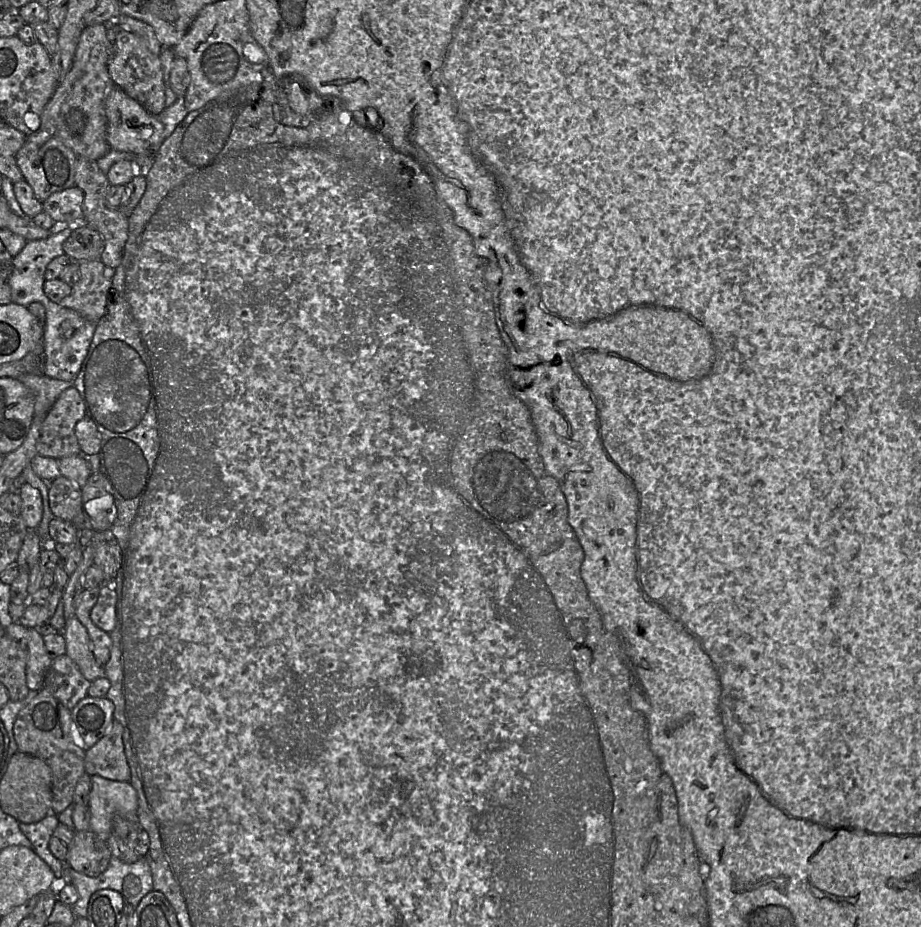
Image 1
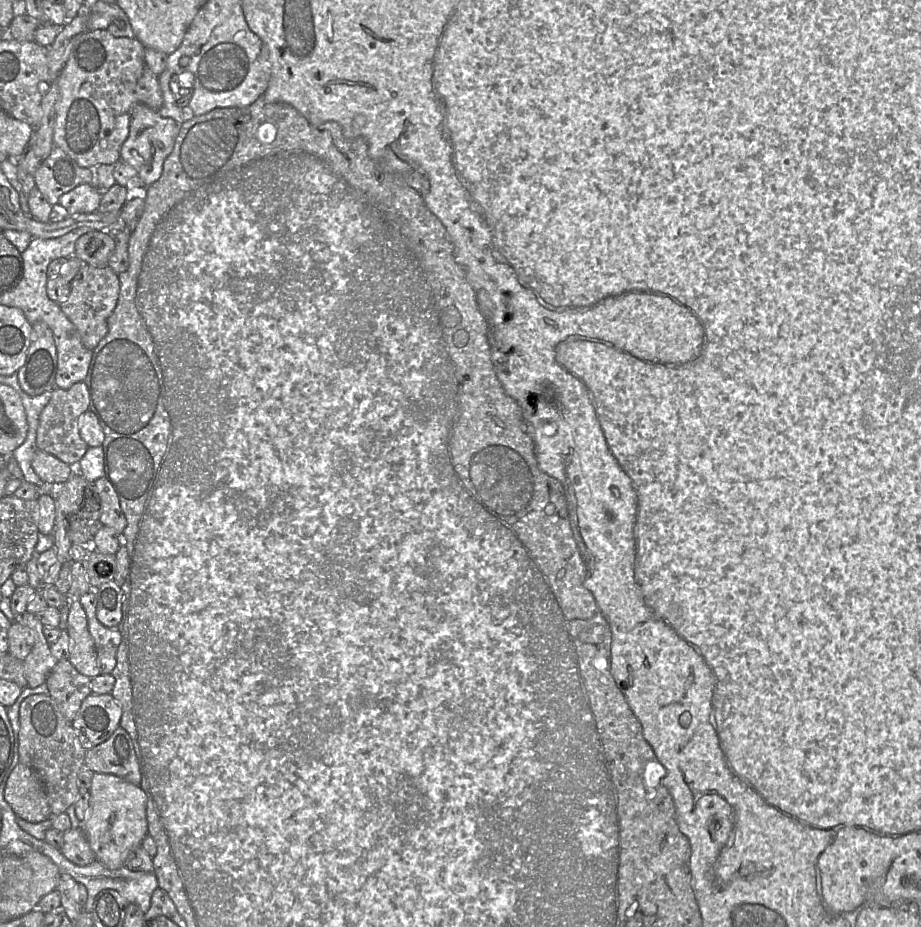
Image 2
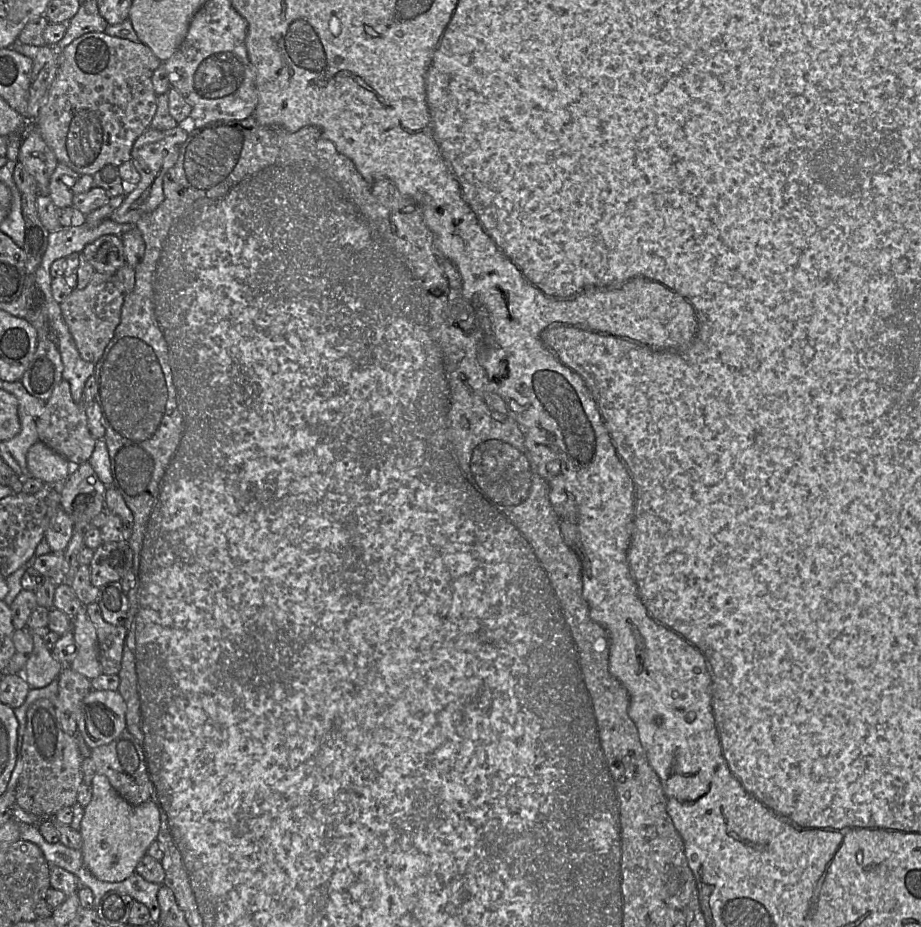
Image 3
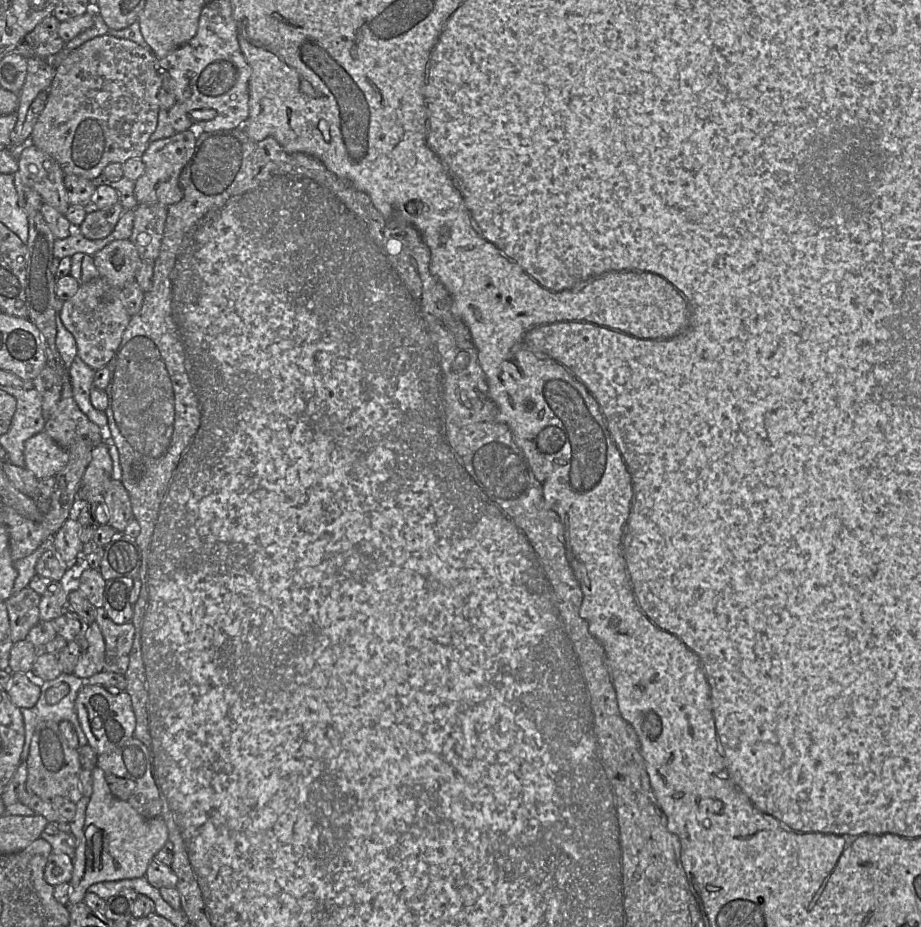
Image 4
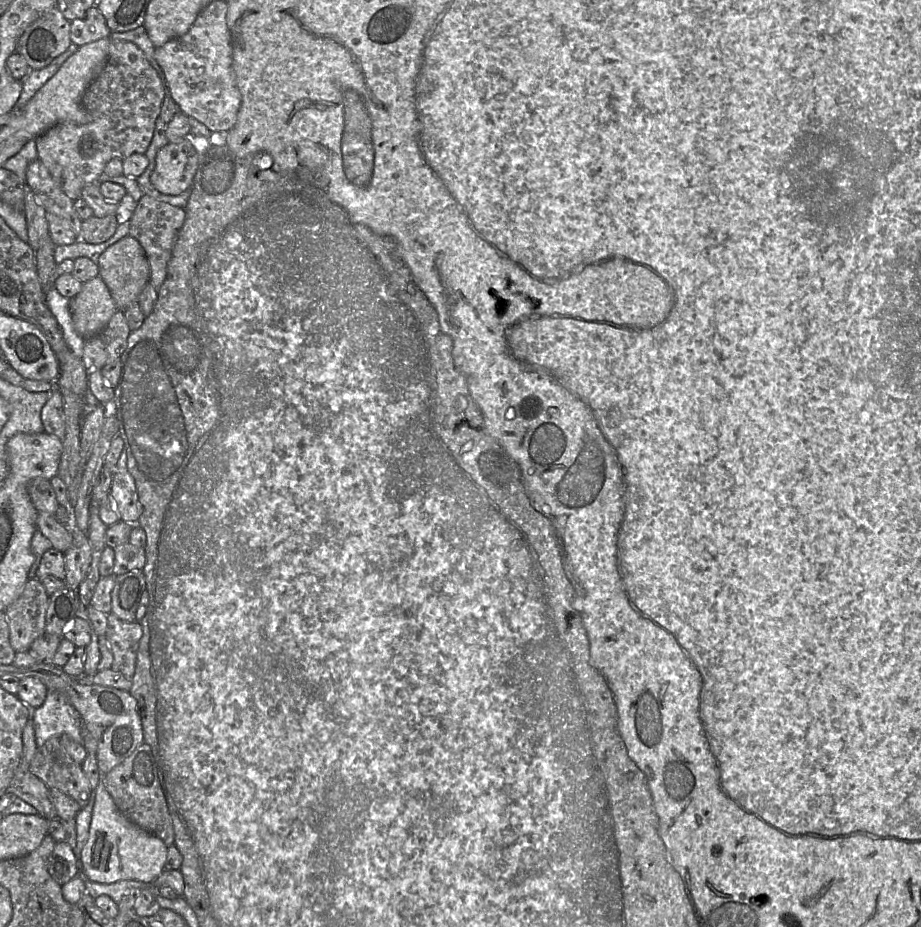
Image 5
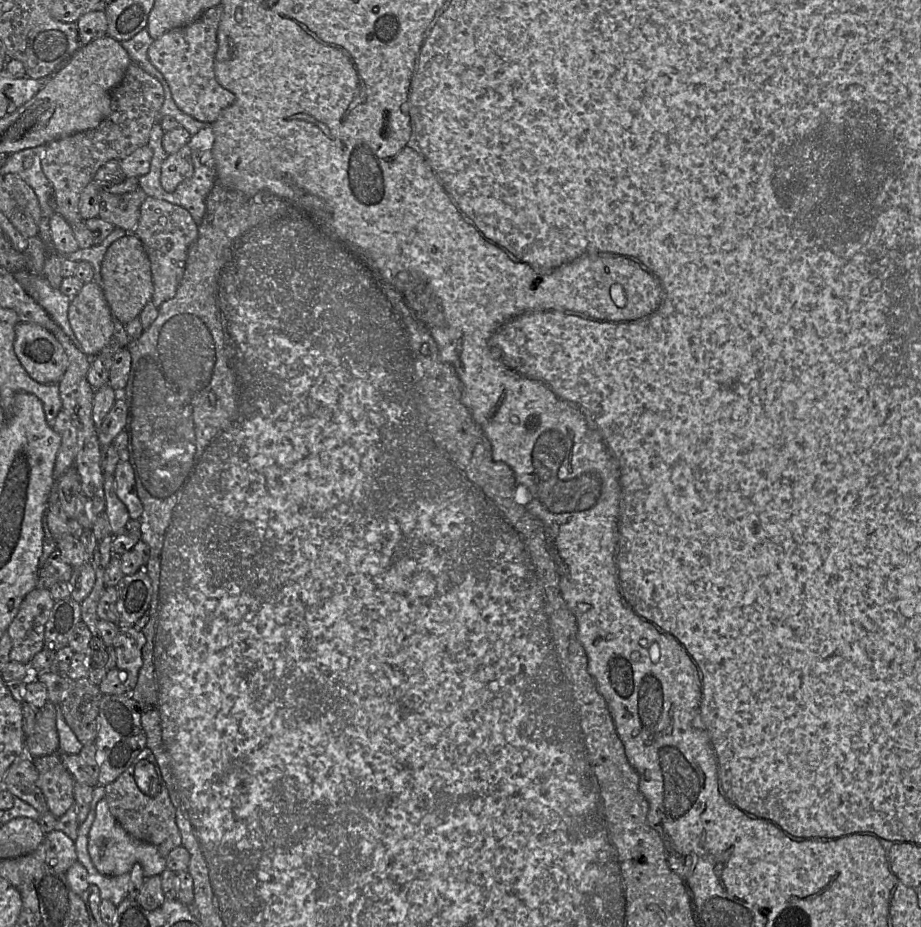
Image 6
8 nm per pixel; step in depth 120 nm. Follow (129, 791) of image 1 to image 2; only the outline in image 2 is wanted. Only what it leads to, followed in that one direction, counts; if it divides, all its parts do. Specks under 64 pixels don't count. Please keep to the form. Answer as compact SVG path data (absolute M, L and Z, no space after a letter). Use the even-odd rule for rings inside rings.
M105 773L93 774L89 792L89 811L82 830L96 860L110 870L119 869L125 865L130 851L141 846L148 835L147 797L139 786Z

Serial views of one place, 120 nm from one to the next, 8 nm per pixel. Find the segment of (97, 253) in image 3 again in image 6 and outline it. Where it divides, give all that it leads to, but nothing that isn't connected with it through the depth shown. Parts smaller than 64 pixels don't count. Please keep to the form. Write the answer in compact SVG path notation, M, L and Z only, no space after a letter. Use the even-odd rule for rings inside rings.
M127 233L108 247L102 260L101 275L106 300L120 323L126 325L139 317L145 305L152 301L154 287L150 260L137 235Z

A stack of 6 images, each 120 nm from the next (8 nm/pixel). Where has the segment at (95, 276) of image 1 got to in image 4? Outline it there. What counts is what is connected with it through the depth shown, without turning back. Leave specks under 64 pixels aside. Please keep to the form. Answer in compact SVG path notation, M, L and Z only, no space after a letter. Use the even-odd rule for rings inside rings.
M98 276L82 284L62 307L61 319L76 341L78 356L95 371L111 361L130 322L131 317L119 298L119 290Z

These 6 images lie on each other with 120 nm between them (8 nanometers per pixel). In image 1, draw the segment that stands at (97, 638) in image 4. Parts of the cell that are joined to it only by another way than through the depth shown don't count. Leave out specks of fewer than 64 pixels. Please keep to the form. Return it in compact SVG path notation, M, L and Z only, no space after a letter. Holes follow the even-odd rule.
M76 616L66 619L63 630L66 641L66 654L74 661L83 676L90 682L105 676L93 653L91 640L87 629Z

